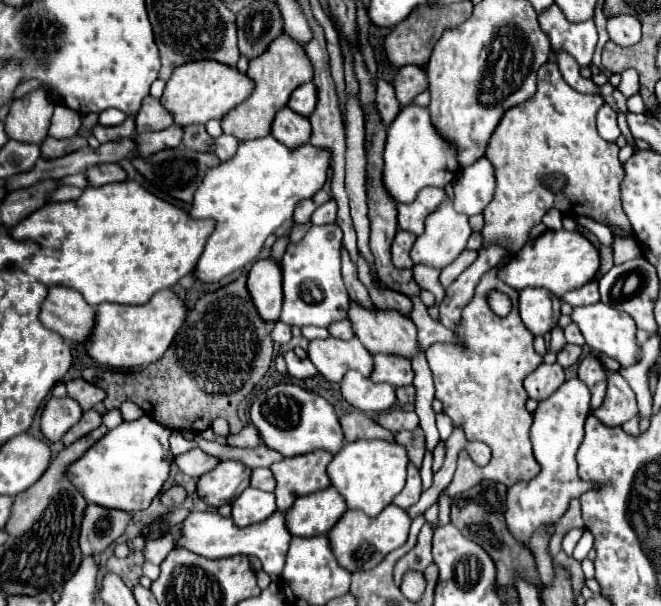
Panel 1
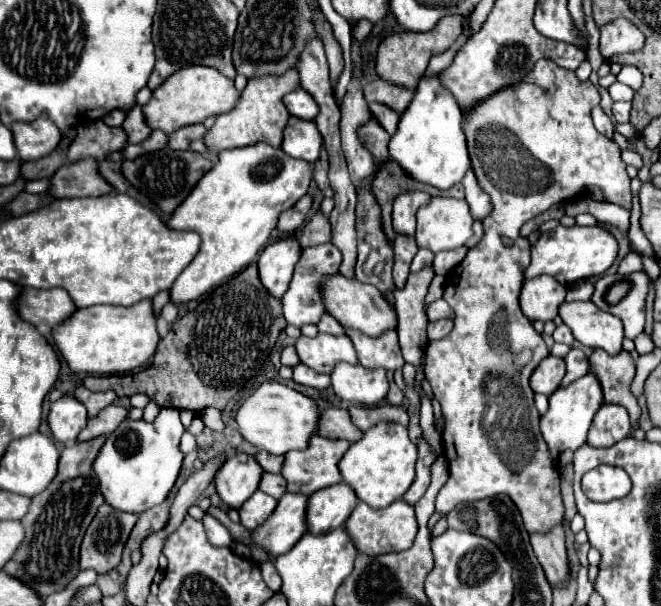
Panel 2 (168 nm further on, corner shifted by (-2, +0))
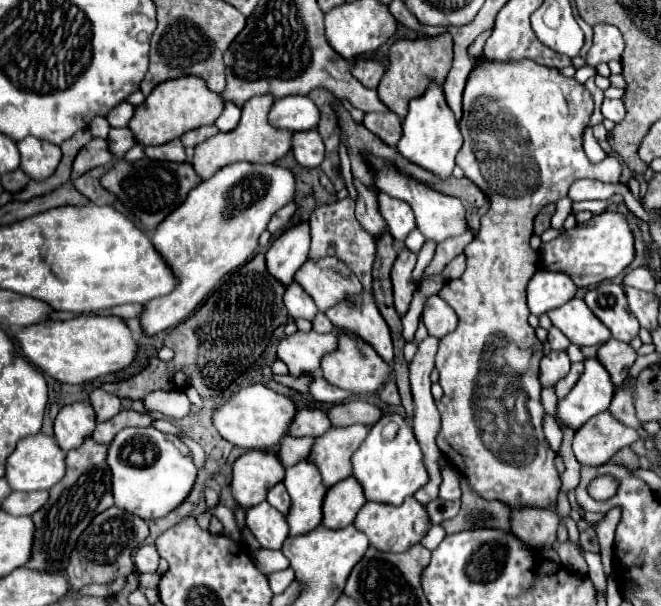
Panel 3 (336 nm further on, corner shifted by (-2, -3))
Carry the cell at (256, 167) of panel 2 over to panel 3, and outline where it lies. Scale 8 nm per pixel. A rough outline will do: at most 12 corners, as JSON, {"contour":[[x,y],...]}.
{"contour":[[236,162],[150,236],[178,288],[144,336],[184,322],[258,248],[294,176]]}

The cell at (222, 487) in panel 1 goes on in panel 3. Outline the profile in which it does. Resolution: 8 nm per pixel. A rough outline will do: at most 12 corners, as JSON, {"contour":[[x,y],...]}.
{"contour":[[248,450],[234,462],[232,494],[242,508],[284,480],[274,452]]}

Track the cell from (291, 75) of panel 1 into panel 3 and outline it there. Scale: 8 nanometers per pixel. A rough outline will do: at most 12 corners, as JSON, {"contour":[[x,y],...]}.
{"contour":[[250,98],[236,130],[196,146],[202,180],[234,162],[272,164],[292,134],[268,124],[274,98]]}

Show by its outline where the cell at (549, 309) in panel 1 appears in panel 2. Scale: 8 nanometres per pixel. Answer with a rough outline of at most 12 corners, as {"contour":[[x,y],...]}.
{"contour":[[548,275],[524,281],[522,313],[552,321],[566,287]]}

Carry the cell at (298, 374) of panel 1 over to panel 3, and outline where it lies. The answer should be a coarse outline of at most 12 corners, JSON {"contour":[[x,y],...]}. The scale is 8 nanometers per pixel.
{"contour":[[314,378],[310,394],[318,402],[338,404],[354,396],[324,378]]}

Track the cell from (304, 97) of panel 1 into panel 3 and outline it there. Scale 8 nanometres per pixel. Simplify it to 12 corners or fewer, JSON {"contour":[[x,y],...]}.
{"contour":[[308,96],[274,100],[268,122],[292,134],[314,130],[320,112]]}

